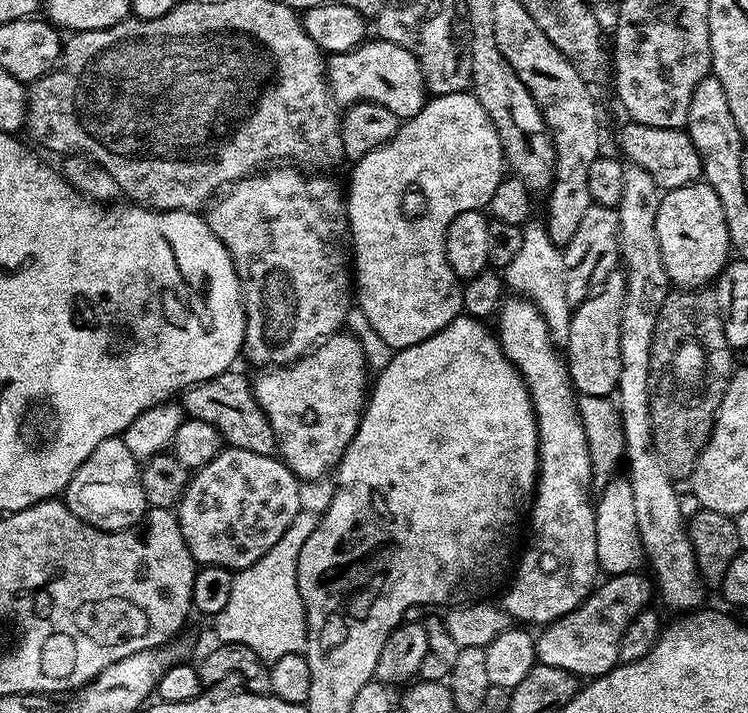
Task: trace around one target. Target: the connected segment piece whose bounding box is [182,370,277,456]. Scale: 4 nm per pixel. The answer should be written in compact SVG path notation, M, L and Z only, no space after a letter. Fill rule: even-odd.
M229 370L201 384L185 388L182 403L185 413L194 419L208 422L218 430L225 445L250 450L251 453L271 456L277 451L276 435L256 401L254 384L237 370Z

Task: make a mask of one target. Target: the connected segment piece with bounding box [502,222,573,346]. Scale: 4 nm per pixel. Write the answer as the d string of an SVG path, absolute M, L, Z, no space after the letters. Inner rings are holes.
M529 222L523 225L523 230L522 250L518 250L518 255L514 258L514 262L510 262L510 266L502 269L502 279L515 295L531 300L532 305L542 314L553 342L557 346L567 345L568 327L573 309L566 302L566 284L562 282L564 254L561 245L549 239L543 223Z

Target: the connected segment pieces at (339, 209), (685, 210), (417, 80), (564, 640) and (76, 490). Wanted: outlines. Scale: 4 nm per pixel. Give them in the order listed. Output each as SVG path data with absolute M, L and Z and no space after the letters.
M272 166L236 181L207 209L210 230L226 246L240 279L246 318L242 352L250 363L257 364L257 369L271 370L301 360L317 344L345 327L353 307L354 272L350 267L346 196L341 185L339 188L324 176L327 175L309 174L296 166Z
M697 182L667 189L660 197L656 230L666 274L677 289L711 285L730 259L726 214L722 214L722 202L718 194L714 194L714 190L706 183Z
M379 38L369 39L349 52L329 55L326 60L326 79L329 93L337 105L378 102L378 106L392 111L400 122L421 112L426 103L422 70L414 54L402 46L394 46L394 42Z
M621 572L607 577L608 581L597 583L588 597L570 614L558 618L552 624L543 625L536 636L536 659L546 666L558 666L558 670L566 670L577 678L595 678L611 672L618 663L618 646L622 642L622 634L626 626L639 612L649 607L651 596L654 596L654 584L647 575L640 572Z
M112 436L70 478L67 488L62 493L64 505L75 514L79 520L94 526L103 532L121 532L132 528L144 516L146 503L143 486L140 485L141 465L136 456L126 450L120 436Z

